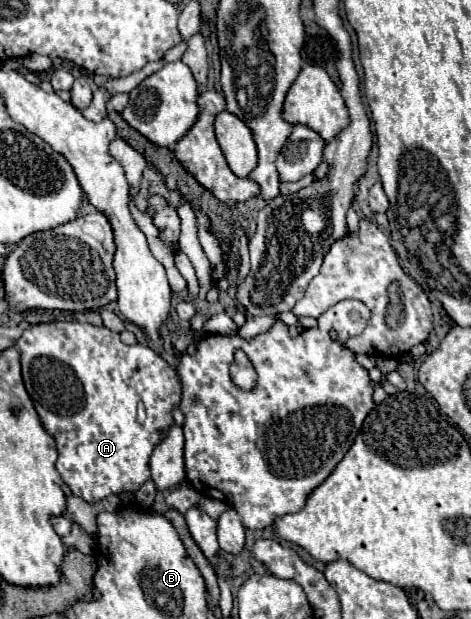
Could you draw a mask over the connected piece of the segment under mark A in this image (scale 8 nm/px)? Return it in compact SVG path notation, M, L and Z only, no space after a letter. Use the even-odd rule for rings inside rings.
M48 322L48 324L36 324L36 326L30 326L22 332L20 340L18 340L18 348L20 348L20 360L22 360L22 378L24 378L24 384L26 384L26 390L30 394L30 398L34 400L34 408L42 420L42 426L44 430L54 436L56 440L56 448L58 448L58 462L56 462L56 470L58 474L62 476L62 480L70 486L72 494L88 500L88 502L98 502L102 500L104 496L110 496L110 494L120 494L120 492L136 492L148 478L150 478L150 468L148 468L148 460L150 460L150 454L154 450L154 446L162 440L166 428L174 422L172 418L172 408L176 404L180 404L180 398L182 398L182 380L180 376L176 374L176 370L162 358L158 356L150 346L142 346L142 344L134 344L134 346L128 346L120 340L120 334L118 332L112 332L108 330L106 326L98 328L98 326L92 326L92 324L80 324L80 322ZM138 408L144 408L146 412L146 418L144 422L138 420Z

